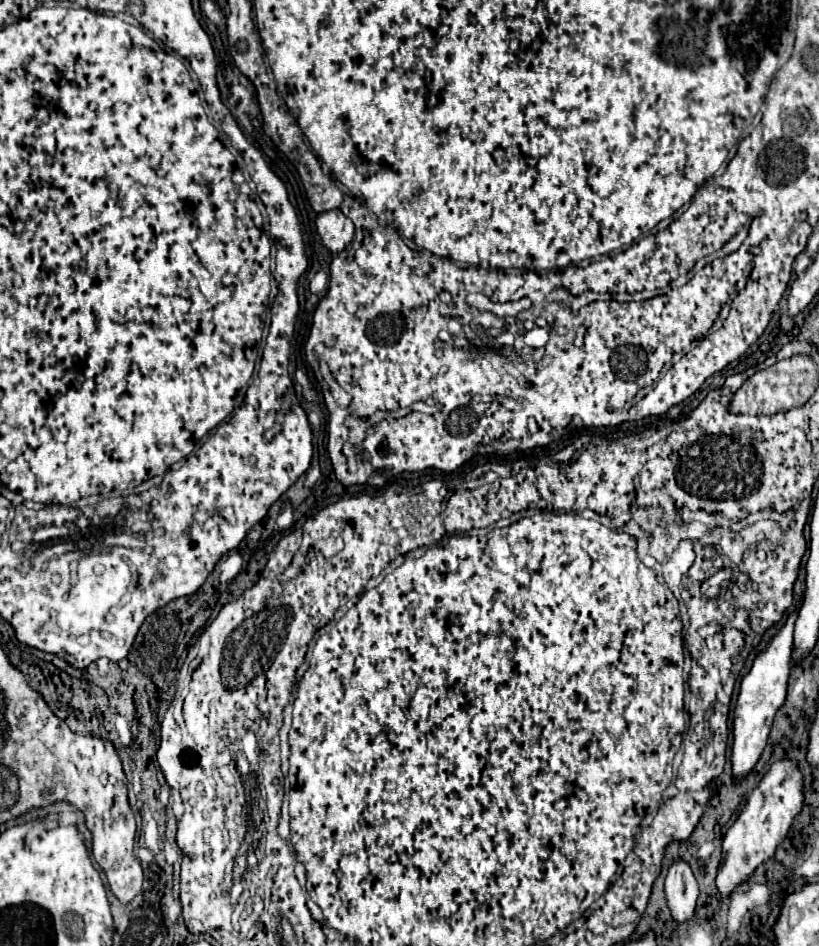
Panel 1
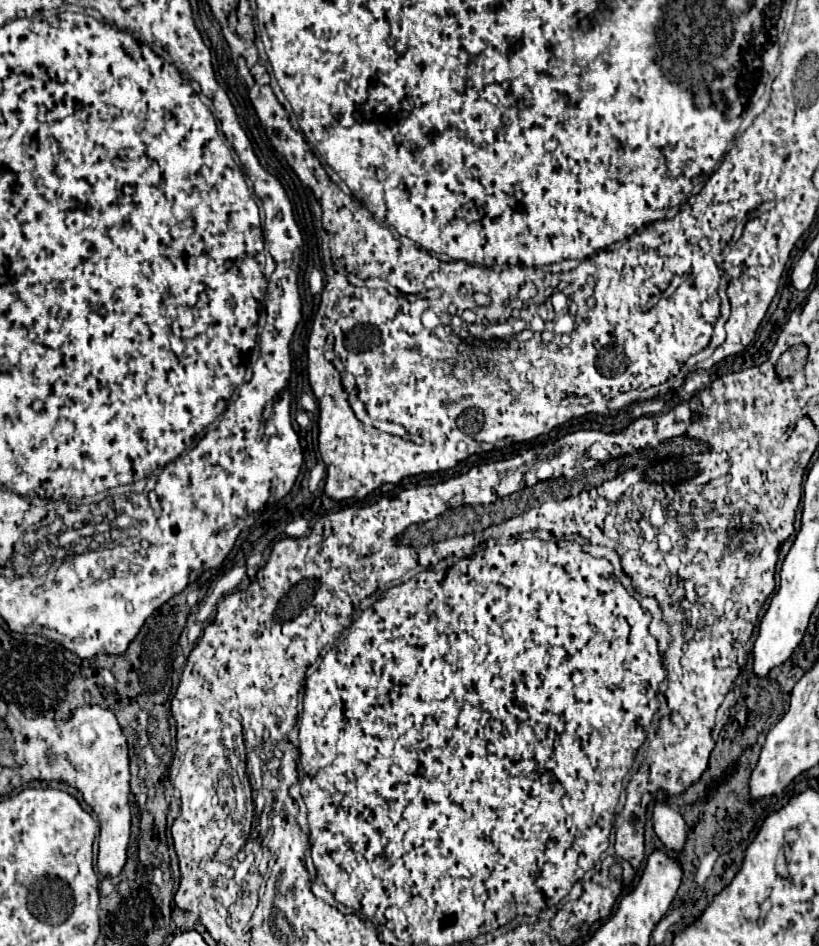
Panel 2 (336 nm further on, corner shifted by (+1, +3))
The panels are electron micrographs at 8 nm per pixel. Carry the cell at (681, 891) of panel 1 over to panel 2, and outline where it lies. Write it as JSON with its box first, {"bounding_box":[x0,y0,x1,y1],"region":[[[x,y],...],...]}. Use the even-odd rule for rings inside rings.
{"bounding_box":[653,802,687,850],"region":[[[657,802],[653,808],[653,828],[667,850],[683,850],[687,828],[683,816],[675,808],[665,802]]]}

